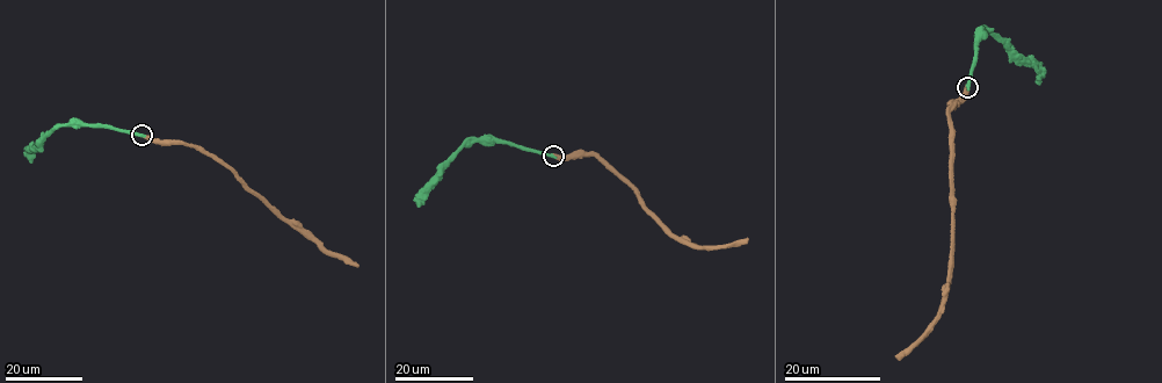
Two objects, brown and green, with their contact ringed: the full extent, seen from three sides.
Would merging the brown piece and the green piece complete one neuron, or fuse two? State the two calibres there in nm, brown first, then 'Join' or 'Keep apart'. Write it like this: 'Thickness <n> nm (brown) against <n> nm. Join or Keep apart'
Thickness 550 nm (brown) against 460 nm. Join

